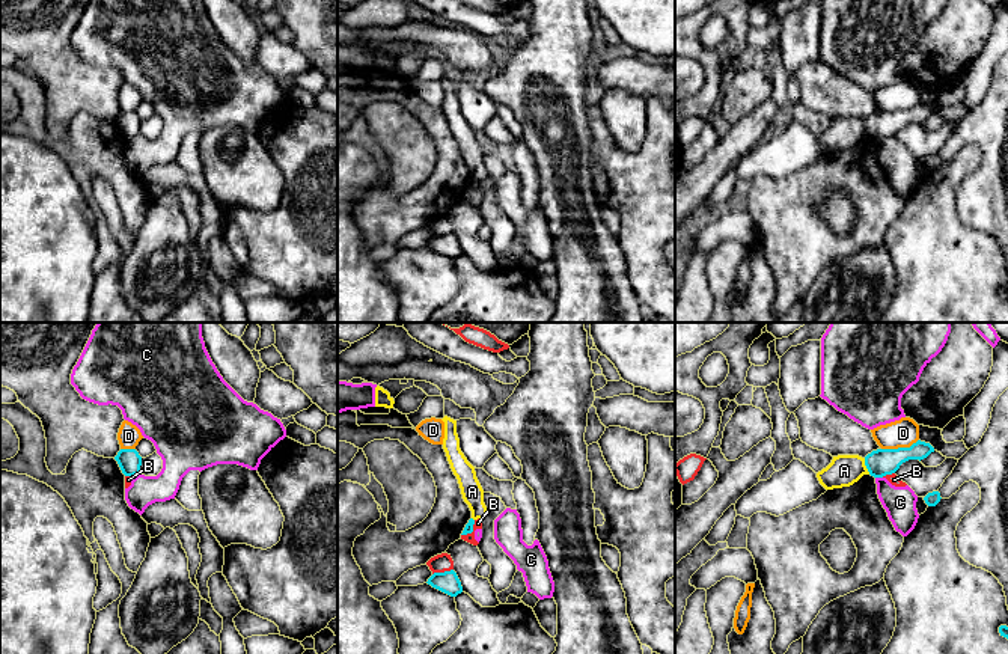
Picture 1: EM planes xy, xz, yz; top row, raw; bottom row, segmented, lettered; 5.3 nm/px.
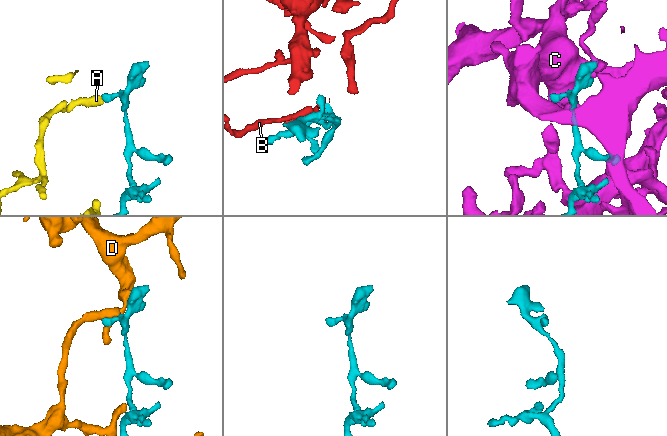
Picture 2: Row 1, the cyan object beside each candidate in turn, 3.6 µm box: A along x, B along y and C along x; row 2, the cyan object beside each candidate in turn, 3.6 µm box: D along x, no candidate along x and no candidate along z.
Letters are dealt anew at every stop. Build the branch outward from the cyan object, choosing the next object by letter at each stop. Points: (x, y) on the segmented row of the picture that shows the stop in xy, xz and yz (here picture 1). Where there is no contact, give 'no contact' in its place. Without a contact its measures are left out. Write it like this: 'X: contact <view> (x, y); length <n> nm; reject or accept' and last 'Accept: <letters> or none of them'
A: contact yz (865, 464); length 90 nm; reject
B: contact xz (442, 573); length 120 nm; reject
C: contact yz (879, 476); length 40 nm; reject
D: contact yz (900, 448); length 200 nm; reject
Accept: none of them

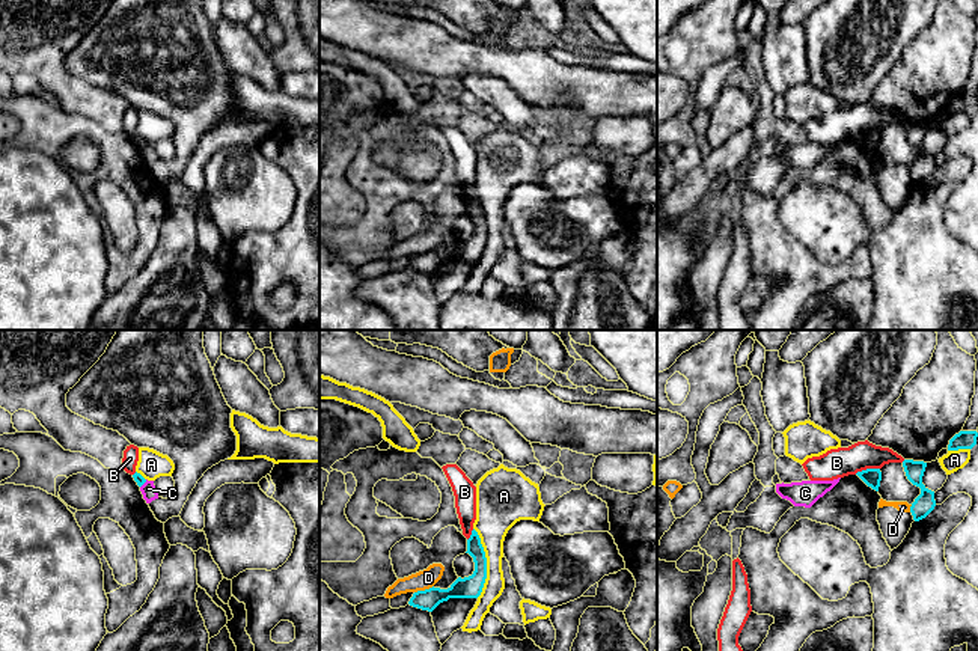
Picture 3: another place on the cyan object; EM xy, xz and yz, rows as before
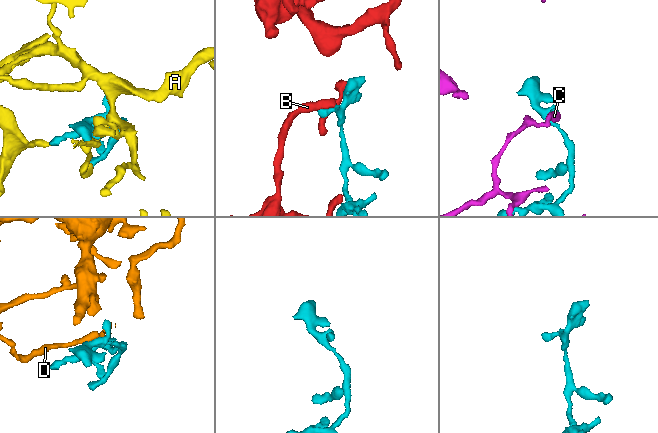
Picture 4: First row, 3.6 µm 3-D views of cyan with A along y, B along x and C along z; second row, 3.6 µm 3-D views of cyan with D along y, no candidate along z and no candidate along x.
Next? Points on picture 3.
A: contact xz (485, 562); length 380 nm; reject
B: contact yz (867, 469); length 140 nm; reject
C: contact xy (143, 482); length 60 nm; reject
D: contact xz (425, 589); length 110 nm; reject
Accept: none of them

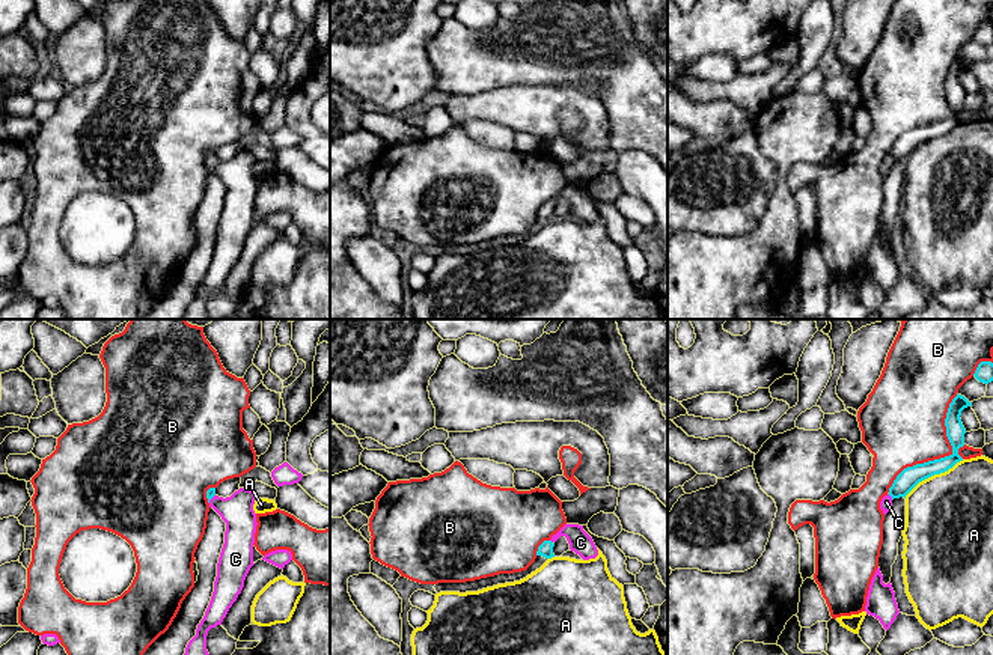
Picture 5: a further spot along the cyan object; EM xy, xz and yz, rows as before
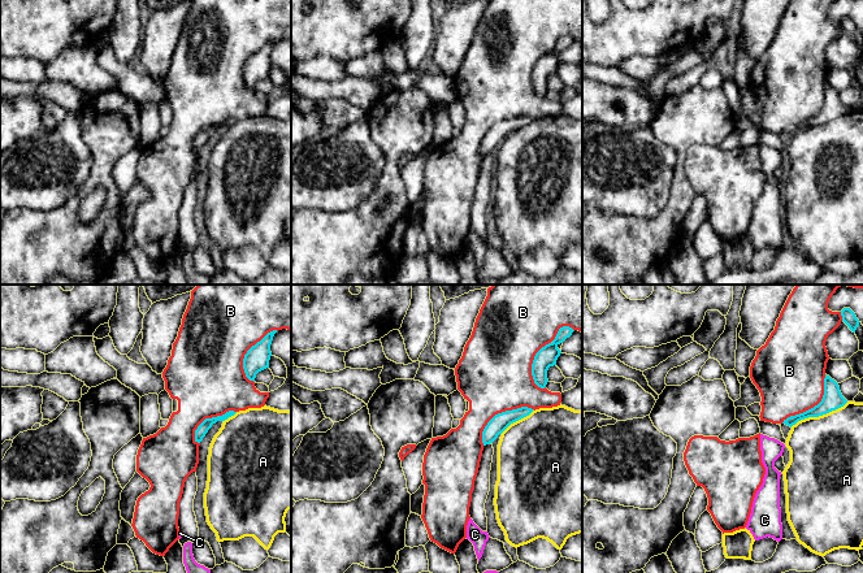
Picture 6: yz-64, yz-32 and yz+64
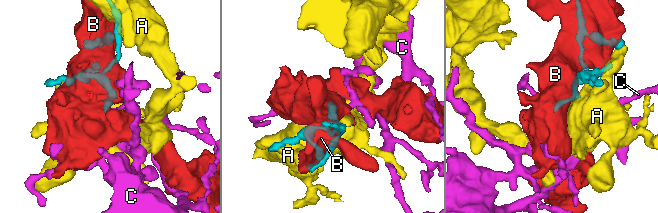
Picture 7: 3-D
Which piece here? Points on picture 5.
A: contact yz (933, 475); length 380 nm; reject
B: contact yz (947, 456); length 650 nm; reject
C: contact yz (891, 496); length 40 nm; accept
Accept: C

